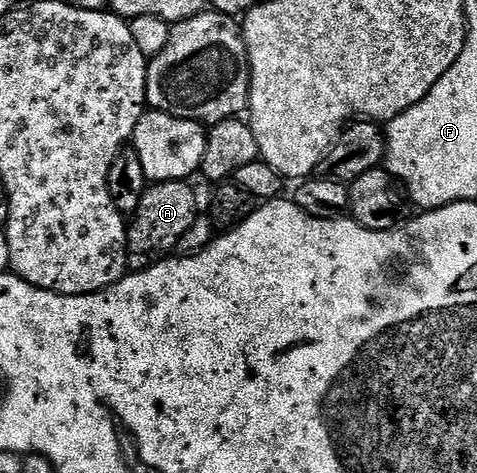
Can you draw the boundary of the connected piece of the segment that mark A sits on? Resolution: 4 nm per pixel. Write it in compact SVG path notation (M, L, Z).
M189 180L159 181L146 188L126 230L126 263L131 270L147 269L166 260L177 250L184 233L199 220L198 197L190 184Z

